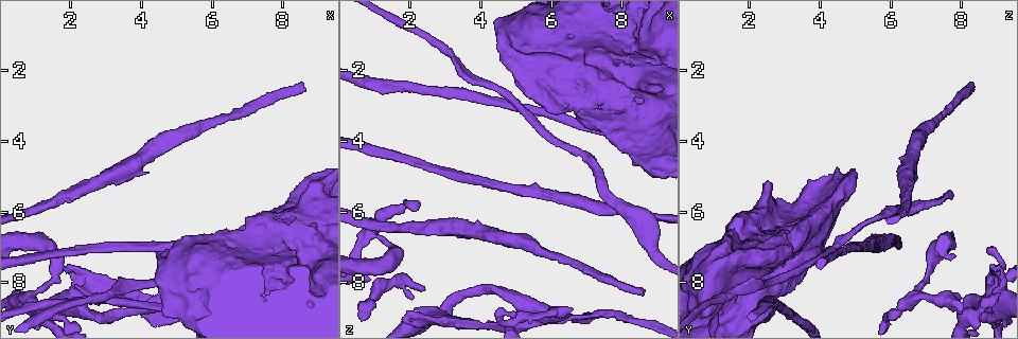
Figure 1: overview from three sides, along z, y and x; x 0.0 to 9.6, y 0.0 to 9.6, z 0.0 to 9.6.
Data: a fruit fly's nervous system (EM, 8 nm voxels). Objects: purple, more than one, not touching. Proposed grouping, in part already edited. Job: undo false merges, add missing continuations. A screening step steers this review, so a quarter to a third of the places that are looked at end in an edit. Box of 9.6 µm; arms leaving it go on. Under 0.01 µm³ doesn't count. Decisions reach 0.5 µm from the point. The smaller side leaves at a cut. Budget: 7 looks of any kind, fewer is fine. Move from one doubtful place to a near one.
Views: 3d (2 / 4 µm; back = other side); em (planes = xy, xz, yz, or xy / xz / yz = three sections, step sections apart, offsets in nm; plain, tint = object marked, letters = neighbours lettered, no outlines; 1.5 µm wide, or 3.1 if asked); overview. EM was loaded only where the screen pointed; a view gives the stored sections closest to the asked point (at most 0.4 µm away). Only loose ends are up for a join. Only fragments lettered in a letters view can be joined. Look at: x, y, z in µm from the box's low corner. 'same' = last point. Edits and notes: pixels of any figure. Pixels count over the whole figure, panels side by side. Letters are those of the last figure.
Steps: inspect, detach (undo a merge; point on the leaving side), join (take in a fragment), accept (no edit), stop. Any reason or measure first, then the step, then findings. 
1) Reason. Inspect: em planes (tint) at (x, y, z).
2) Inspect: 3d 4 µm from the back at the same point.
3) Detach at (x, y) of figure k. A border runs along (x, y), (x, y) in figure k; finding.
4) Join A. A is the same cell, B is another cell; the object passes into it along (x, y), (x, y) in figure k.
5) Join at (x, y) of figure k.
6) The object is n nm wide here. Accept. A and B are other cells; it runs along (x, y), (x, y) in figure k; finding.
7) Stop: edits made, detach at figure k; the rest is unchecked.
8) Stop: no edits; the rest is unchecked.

Inspect: em planes (letters) at (6.00, 7.90, 8.85).

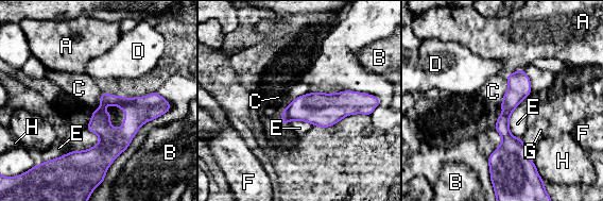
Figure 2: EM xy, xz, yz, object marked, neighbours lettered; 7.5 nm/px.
Accept. A, B, C, D, E, F, G and H are other cells; continuous, no second neuron.

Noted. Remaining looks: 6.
Inspect: em planes (tint) at (8.65, 2.30, 8.30).

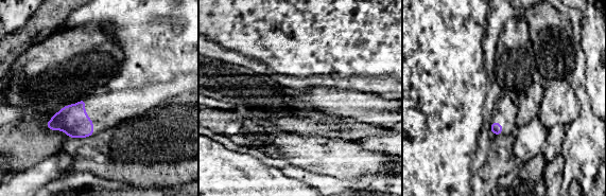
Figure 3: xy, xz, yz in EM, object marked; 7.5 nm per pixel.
Inspect: em planes (letters) at the same point.

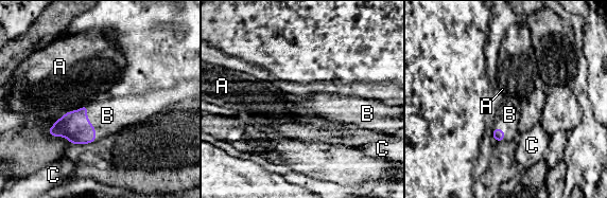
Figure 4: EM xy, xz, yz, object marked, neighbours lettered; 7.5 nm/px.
Join B. B is the same cell, A and C are other cells; the object passes into it along (74, 125), (90, 123), (107, 115) in figure 4; it goes on there.

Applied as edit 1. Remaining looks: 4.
Branch stops here. Inspect: 3d 2 µm at (3.25, 7.95, 1.90).

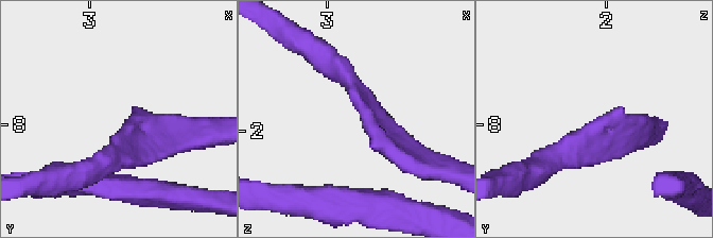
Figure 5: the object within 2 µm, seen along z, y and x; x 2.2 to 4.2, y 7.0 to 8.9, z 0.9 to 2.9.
Inspect: em planes (plain) at (3.30, 8.00, 1.86).

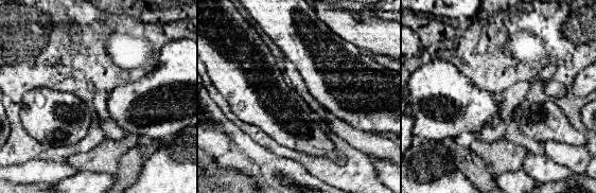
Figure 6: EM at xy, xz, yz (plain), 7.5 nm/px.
Inspect: em planes (letters) at the same point.

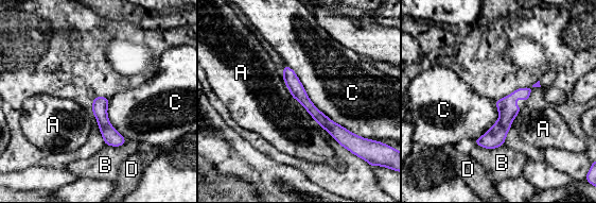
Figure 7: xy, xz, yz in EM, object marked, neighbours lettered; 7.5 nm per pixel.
Accept. A, B, C and D are other cells; a border runs along (284, 63), (318, 110), (361, 137) in figure 7; no lettered fragment goes on from it.

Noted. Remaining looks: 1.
Stop: edits made, join at figure 4; the rest is unchecked.

